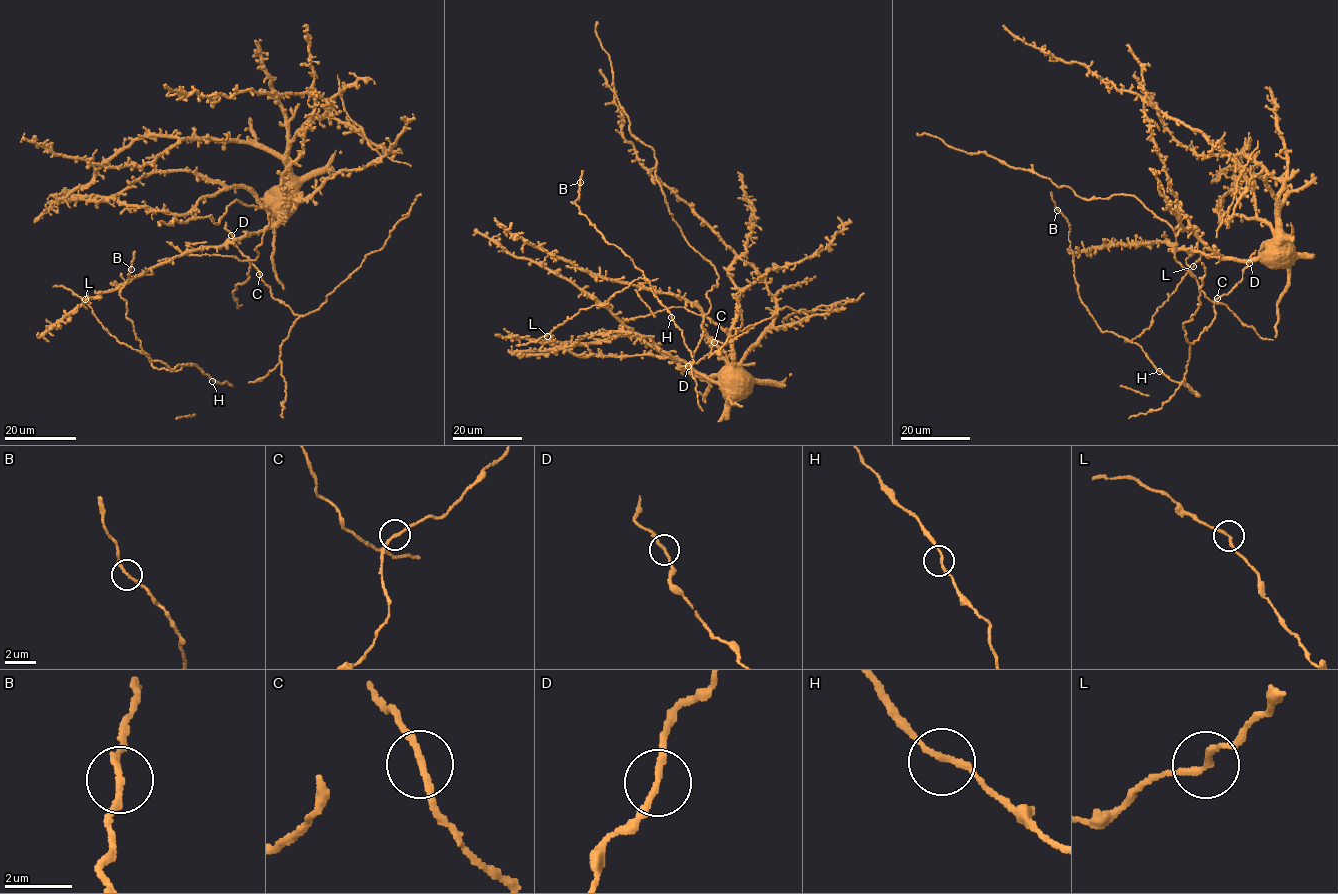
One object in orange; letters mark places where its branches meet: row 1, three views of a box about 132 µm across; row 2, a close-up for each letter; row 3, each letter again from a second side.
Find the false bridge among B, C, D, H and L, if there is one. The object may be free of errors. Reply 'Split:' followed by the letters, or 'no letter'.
Split: no letter

